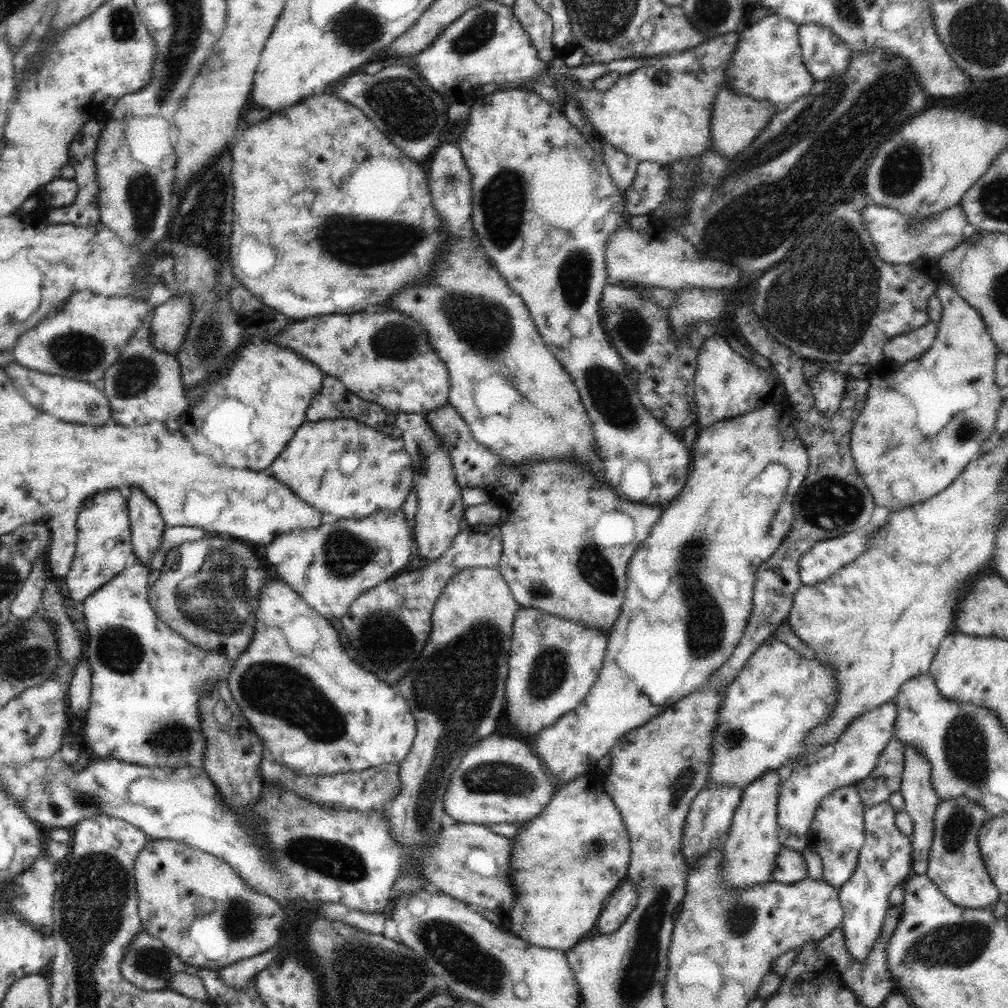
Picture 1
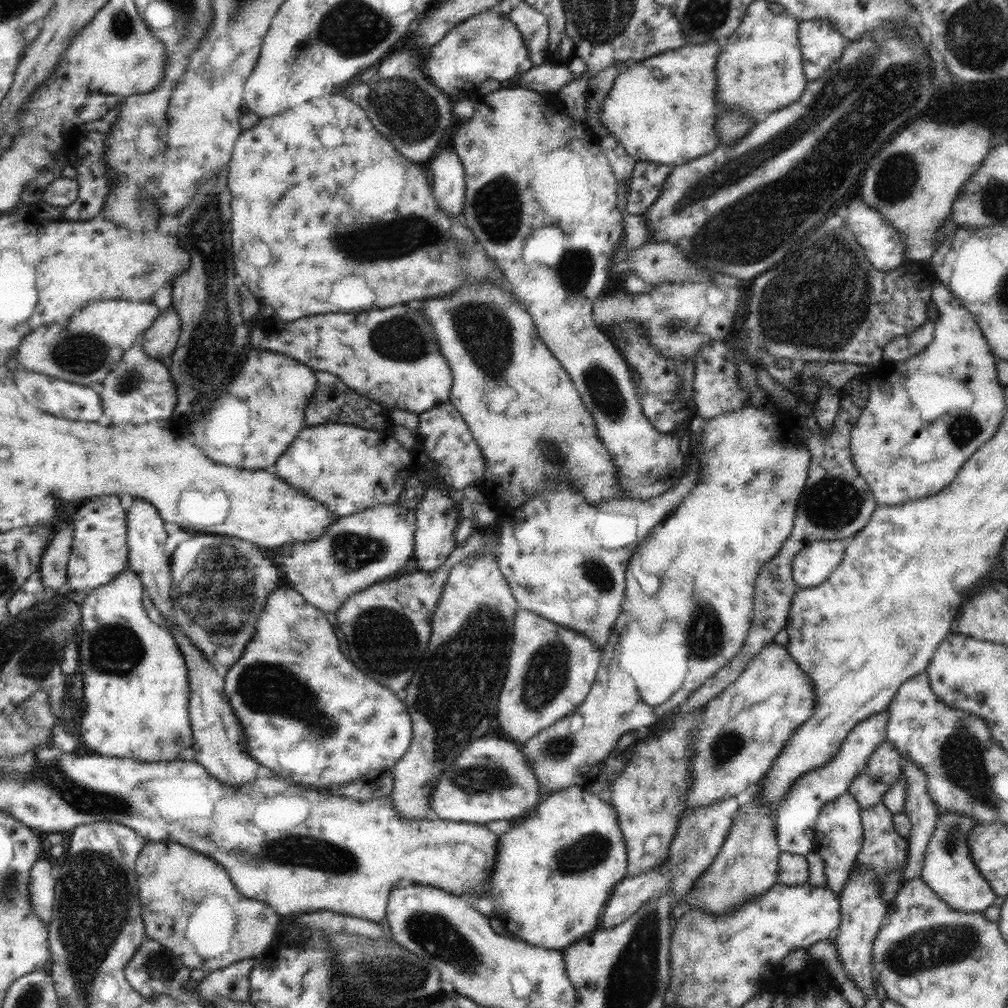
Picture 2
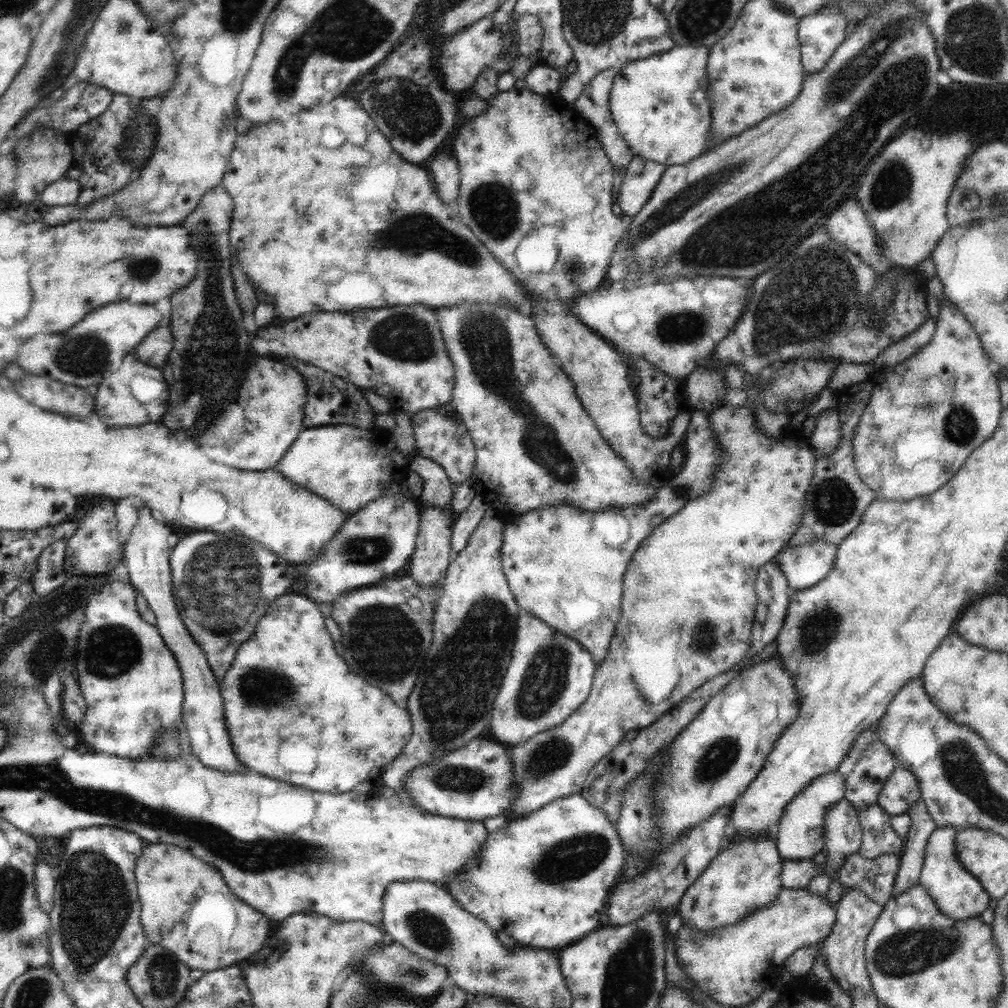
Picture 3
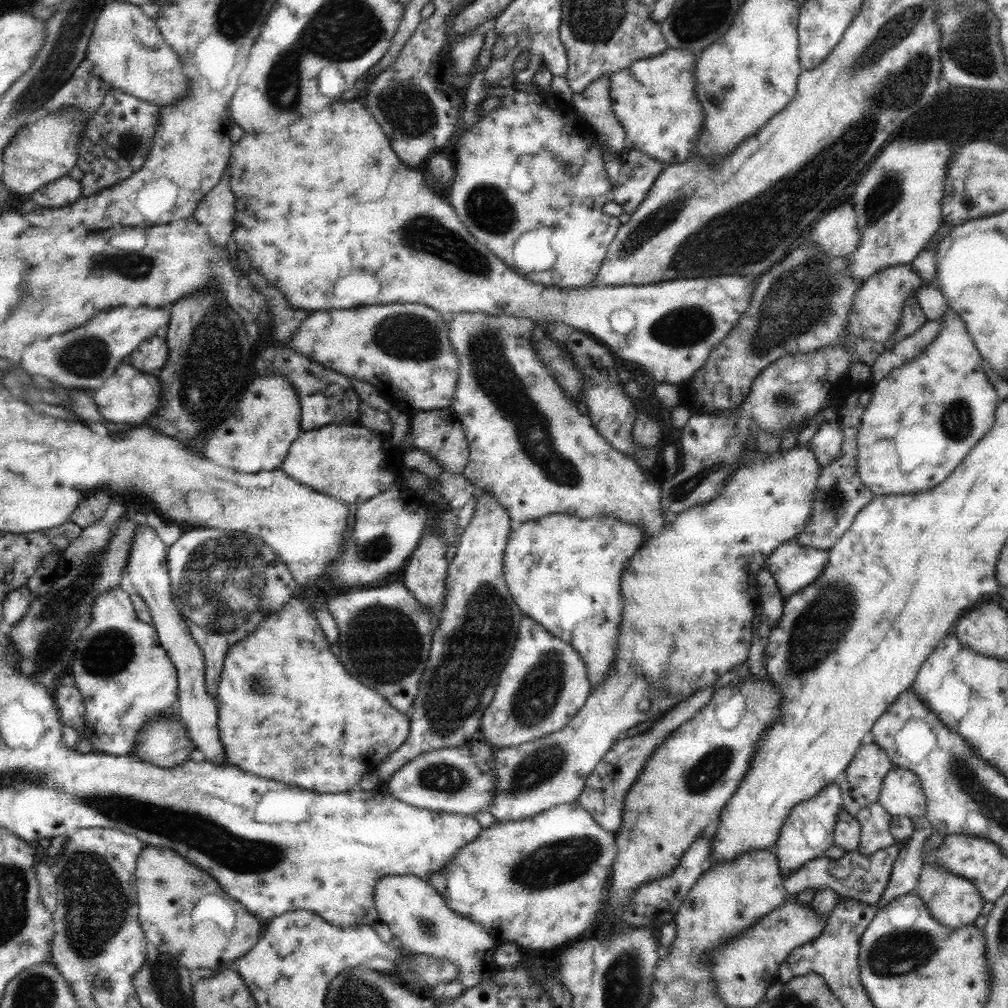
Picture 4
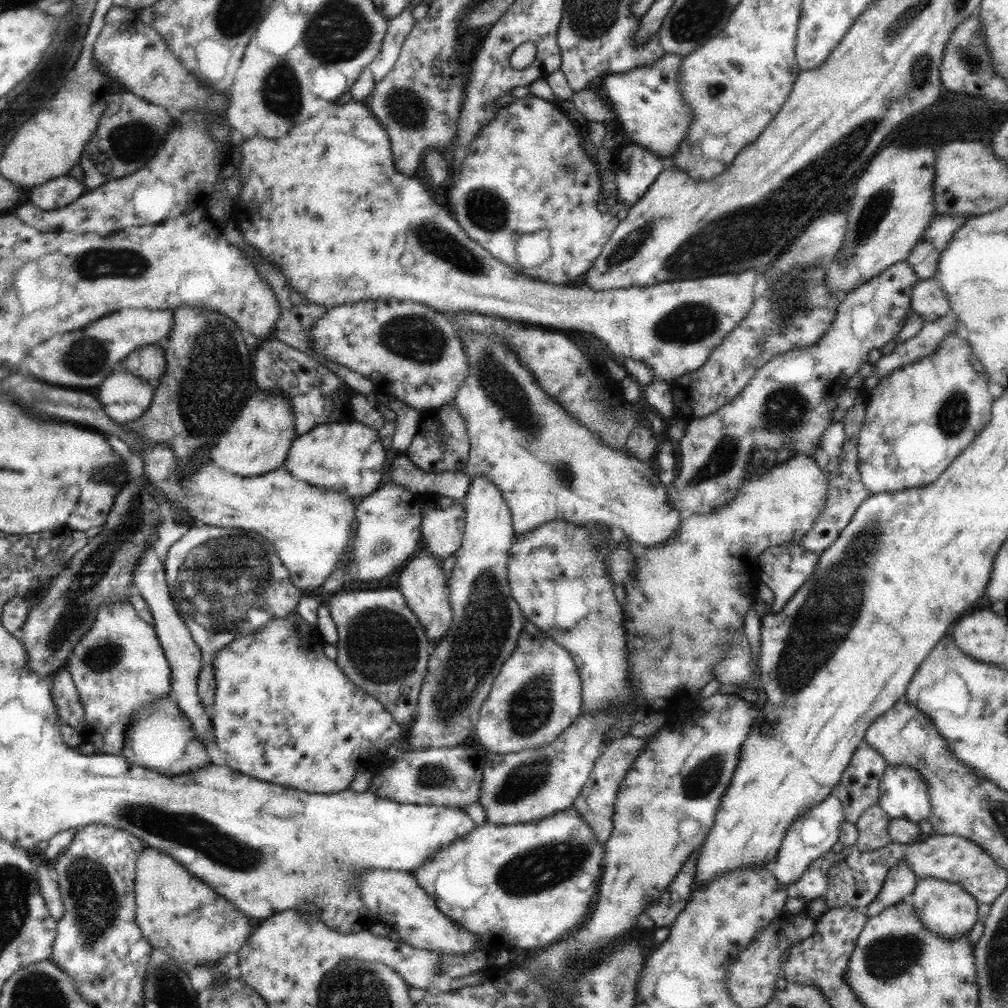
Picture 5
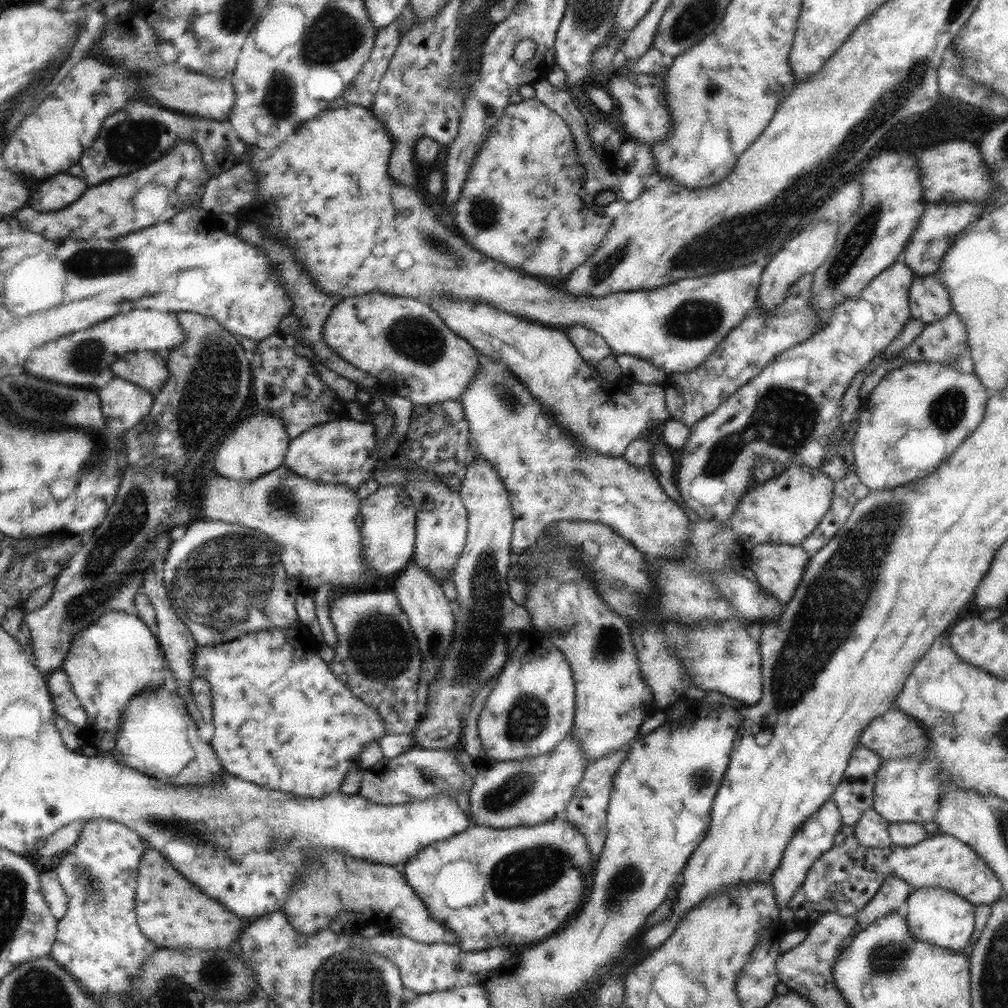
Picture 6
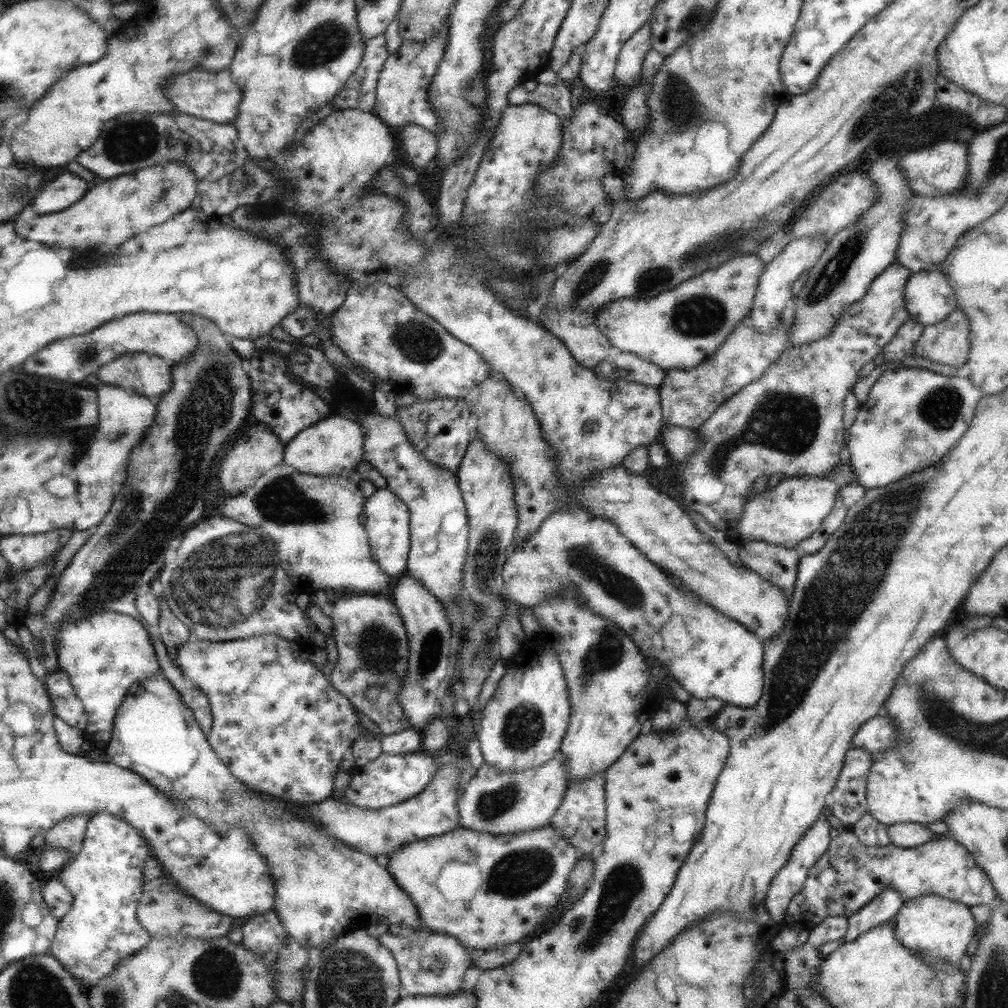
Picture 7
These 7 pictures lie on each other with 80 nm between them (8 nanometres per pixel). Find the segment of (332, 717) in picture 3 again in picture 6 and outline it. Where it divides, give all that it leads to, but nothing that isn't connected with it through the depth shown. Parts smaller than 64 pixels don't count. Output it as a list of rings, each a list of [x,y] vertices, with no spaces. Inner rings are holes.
[[[270,628],[264,631],[260,630],[257,633],[252,632],[227,643],[212,646],[198,645],[195,648],[193,676],[194,678],[207,680],[210,683],[210,689],[212,689],[214,735],[210,746],[226,772],[233,774],[236,778],[246,780],[246,782],[265,786],[272,790],[289,792],[289,794],[293,794],[294,796],[322,798],[328,793],[338,791],[345,774],[352,767],[360,766],[358,758],[360,758],[360,752],[364,748],[370,747],[371,744],[375,744],[376,746],[380,744],[379,740],[381,736],[387,733],[384,719],[380,717],[380,713],[376,709],[372,709],[364,701],[356,699],[356,696],[352,695],[352,691],[348,689],[346,683],[338,680],[338,677],[331,670],[331,663],[326,660],[324,661],[318,655],[321,644],[321,640],[314,636],[310,637],[308,634],[306,634],[306,638],[303,641],[296,636],[296,632],[290,631],[290,629],[285,628],[285,630],[280,630],[279,628]]]

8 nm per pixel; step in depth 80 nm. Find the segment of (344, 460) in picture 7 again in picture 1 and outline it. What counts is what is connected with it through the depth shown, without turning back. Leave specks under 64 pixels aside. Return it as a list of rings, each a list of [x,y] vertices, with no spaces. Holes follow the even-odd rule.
[[[334,418],[318,422],[304,421],[297,428],[284,450],[272,461],[268,472],[276,482],[290,488],[294,494],[305,503],[311,504],[320,511],[325,519],[363,519],[375,512],[395,513],[402,511],[404,499],[413,486],[414,472],[411,469],[412,460],[406,452],[403,438],[385,435],[383,432],[370,428],[358,420],[349,418]],[[342,452],[357,452],[360,454],[360,466],[352,474],[340,472],[340,456]]]

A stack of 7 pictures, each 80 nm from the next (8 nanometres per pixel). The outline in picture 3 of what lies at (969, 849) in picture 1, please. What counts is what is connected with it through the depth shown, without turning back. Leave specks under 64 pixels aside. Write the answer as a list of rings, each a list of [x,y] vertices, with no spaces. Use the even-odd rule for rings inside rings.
[[[952,825],[937,827],[928,837],[924,853],[923,867],[919,876],[919,884],[935,900],[940,912],[954,920],[966,920],[979,917],[986,910],[990,895],[984,890],[983,884],[976,876],[972,876],[955,854],[955,836],[958,830]]]

